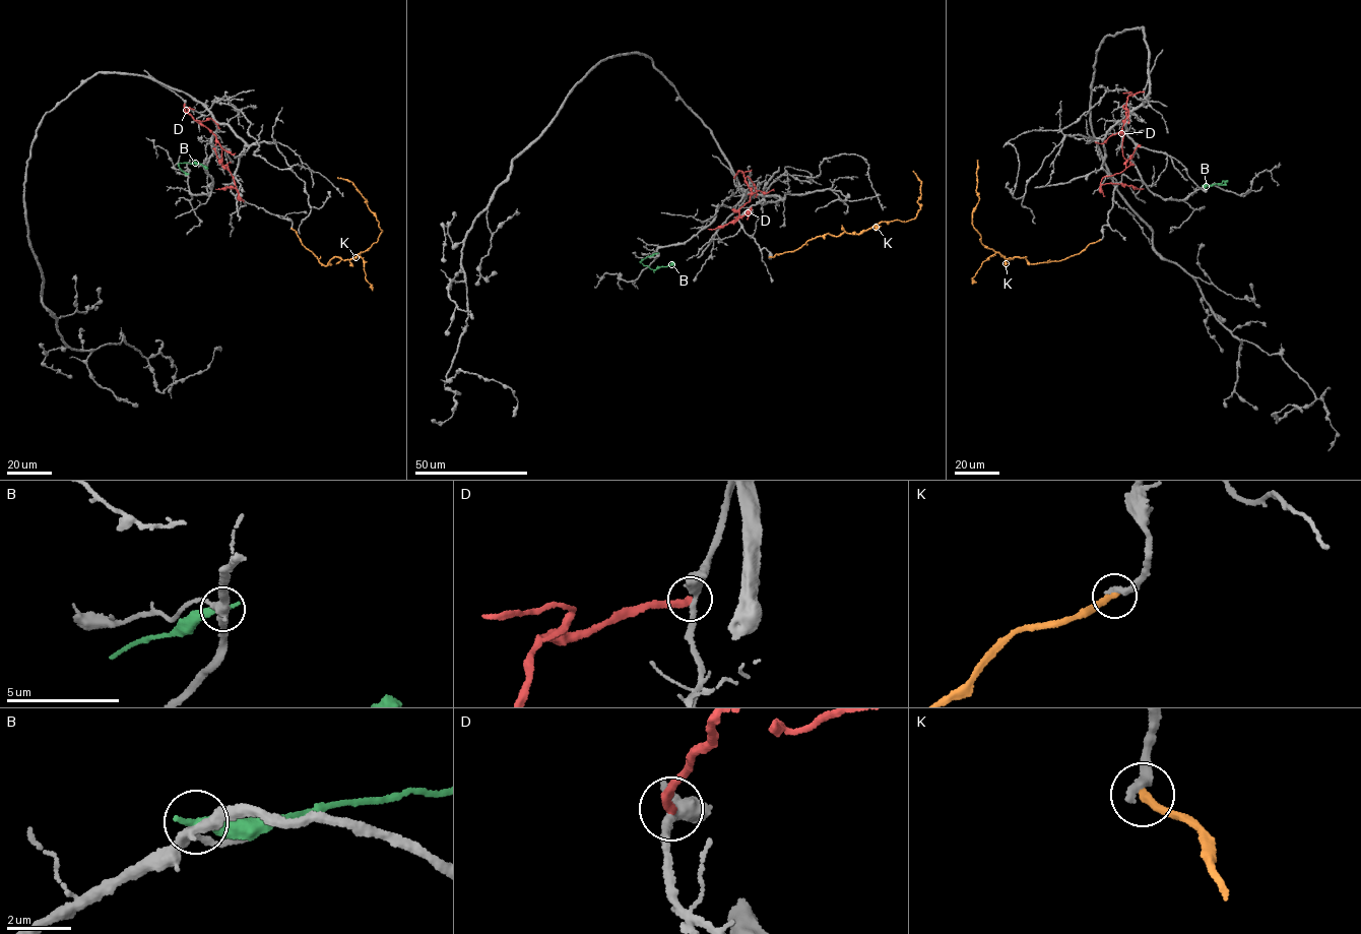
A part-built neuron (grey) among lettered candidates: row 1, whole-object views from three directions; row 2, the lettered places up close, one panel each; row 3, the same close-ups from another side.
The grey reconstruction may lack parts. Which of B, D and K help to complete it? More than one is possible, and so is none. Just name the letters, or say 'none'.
none

